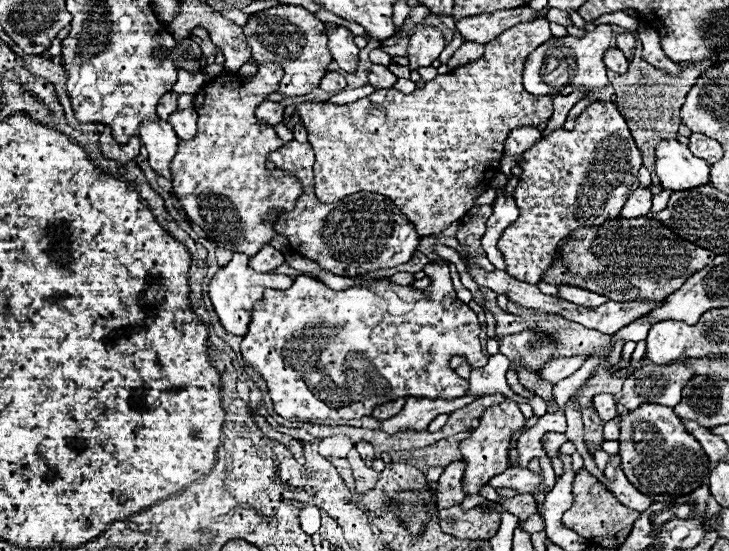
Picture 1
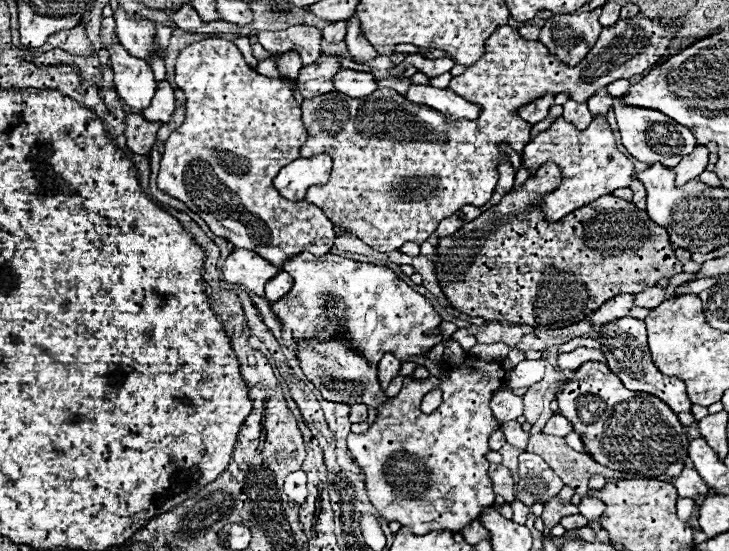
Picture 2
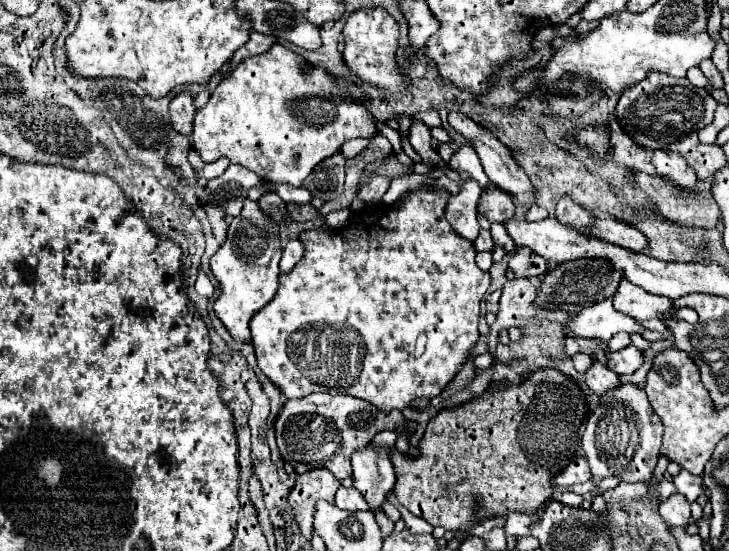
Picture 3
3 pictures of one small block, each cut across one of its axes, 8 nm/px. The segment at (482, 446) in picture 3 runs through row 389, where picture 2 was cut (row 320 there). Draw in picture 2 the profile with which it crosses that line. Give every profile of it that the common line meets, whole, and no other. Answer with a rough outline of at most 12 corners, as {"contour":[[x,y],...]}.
{"contour":[[546,162],[436,246],[450,304],[570,326],[682,272],[668,232],[604,196],[560,222]]}

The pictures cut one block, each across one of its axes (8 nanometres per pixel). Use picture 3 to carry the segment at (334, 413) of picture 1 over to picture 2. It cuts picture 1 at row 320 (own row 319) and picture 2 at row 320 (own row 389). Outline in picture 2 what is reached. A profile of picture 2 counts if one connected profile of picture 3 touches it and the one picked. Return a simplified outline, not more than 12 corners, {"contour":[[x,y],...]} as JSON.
{"contour":[[302,252],[272,304],[294,340],[370,364],[442,342],[442,316],[390,268]]}

